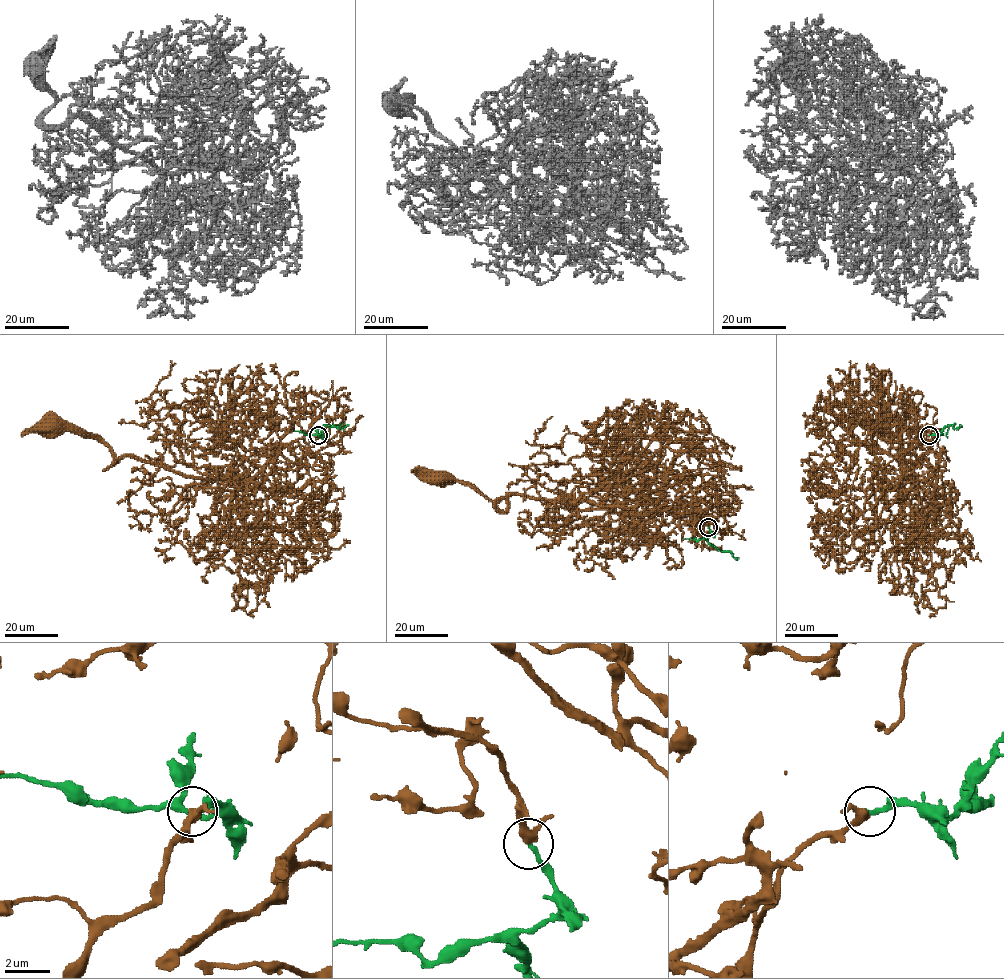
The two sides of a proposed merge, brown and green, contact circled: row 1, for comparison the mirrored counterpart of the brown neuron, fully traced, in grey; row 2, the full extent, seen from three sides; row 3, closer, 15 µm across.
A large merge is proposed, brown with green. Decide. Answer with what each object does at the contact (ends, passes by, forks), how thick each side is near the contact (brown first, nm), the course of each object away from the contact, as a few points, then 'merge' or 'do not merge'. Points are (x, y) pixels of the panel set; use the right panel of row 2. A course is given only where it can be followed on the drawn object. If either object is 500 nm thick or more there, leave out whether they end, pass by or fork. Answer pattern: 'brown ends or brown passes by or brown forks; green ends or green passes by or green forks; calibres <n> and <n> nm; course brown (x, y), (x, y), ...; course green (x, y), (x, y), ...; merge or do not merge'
brown passes by; green ends; calibres 320 and 200 nm; course brown (929, 435), (915, 450), (922, 465), (909, 462), (905, 479), (896, 457), (899, 460), (902, 441), (880, 423); course green (929, 435), (939, 435), (946, 427), (958, 428), (960, 424); merge

